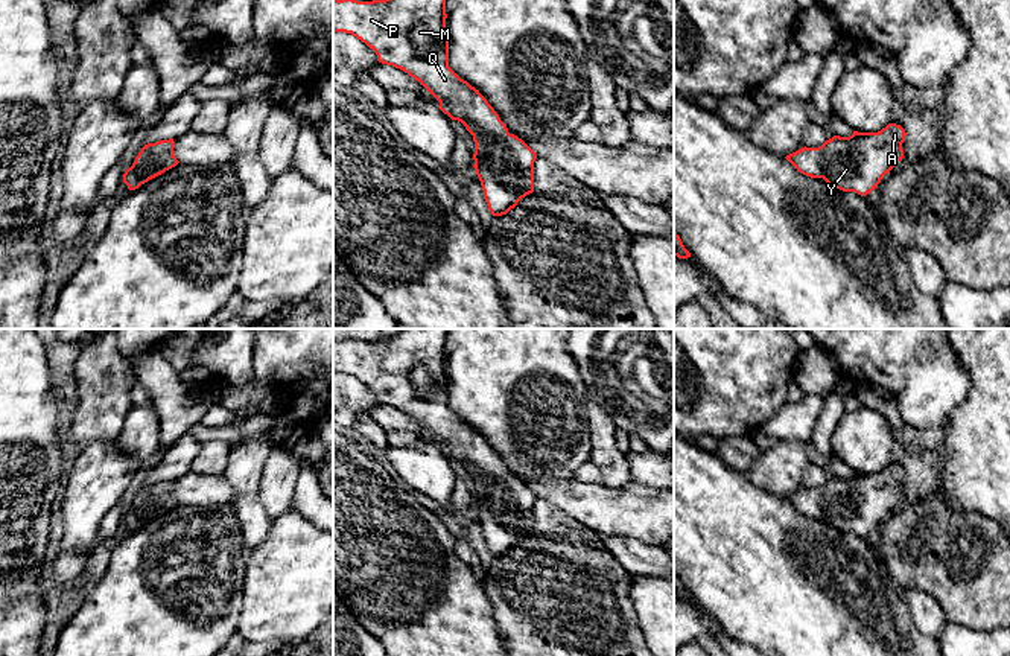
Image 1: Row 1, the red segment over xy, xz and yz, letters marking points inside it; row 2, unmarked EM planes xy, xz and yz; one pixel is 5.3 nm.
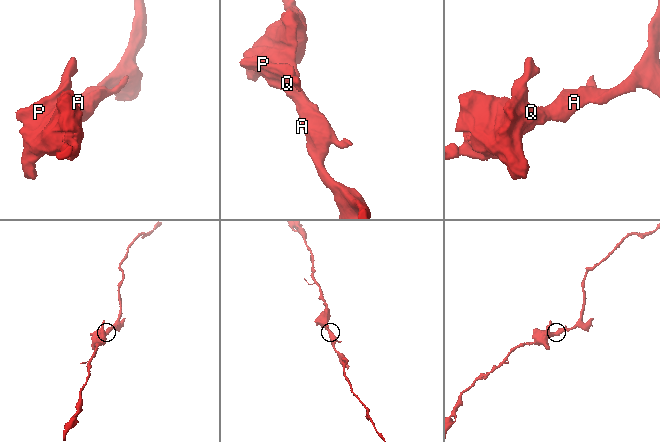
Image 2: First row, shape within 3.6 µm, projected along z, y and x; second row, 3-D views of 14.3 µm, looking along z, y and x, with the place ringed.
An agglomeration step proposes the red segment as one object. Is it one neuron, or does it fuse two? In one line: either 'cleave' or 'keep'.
keep

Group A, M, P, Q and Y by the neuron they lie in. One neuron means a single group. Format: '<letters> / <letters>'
A M P Q Y

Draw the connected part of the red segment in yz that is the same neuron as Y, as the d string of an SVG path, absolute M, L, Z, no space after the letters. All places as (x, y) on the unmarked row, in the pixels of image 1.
M888 464L878 473L853 472L849 478L834 476L818 489L805 487L785 499L806 517L823 519L829 527L843 533L855 533L865 537L904 499L902 484L905 476L907 473L900 466Z

